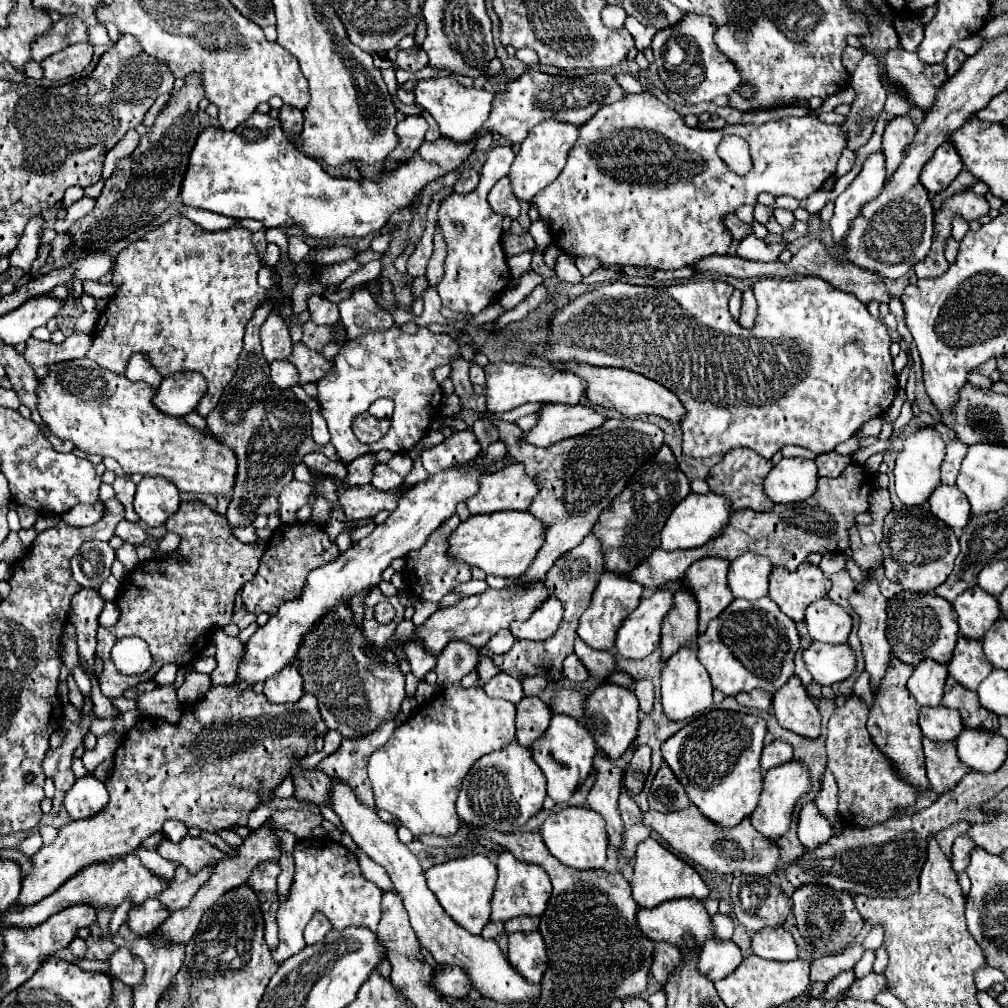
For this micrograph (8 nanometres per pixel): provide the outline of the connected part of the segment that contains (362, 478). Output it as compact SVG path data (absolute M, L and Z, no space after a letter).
M364 454L352 462L346 464L348 468L348 474L346 478L342 480L344 486L358 486L358 484L368 484L370 478L372 478L372 466L376 464L374 456L372 454Z

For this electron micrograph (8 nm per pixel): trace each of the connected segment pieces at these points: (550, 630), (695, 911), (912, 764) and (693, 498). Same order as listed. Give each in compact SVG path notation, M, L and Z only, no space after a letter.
M552 596L526 622L512 622L510 632L514 634L514 638L522 640L548 640L558 630L562 614L564 614L562 602Z
M678 898L678 900L668 900L652 910L640 910L640 914L636 916L640 922L640 928L644 930L644 934L648 938L652 938L654 942L670 942L674 944L680 952L686 952L688 946L684 942L684 936L690 934L694 940L694 950L700 950L704 946L706 940L716 938L712 932L712 918L708 916L706 908L702 906L700 900L696 898Z
M892 656L888 670L880 684L876 686L876 692L872 696L872 706L868 710L868 732L874 740L874 744L892 760L896 766L896 772L908 778L912 784L918 784L922 788L928 788L928 780L924 776L924 752L922 752L922 732L918 726L918 710L916 700L912 694L908 694L906 680L912 674L912 666L900 662Z
M688 494L688 498L684 498L668 516L662 532L660 532L660 548L662 550L686 550L686 548L698 548L704 546L708 540L716 538L720 534L720 530L728 524L728 500L724 496L718 494Z

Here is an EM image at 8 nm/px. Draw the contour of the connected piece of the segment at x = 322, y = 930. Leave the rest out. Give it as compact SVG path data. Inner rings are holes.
M316 914L316 918L312 918L312 922L308 922L306 930L304 930L304 940L306 944L316 944L320 940L324 940L324 936L328 934L330 930L330 922L328 918L324 918L322 914Z

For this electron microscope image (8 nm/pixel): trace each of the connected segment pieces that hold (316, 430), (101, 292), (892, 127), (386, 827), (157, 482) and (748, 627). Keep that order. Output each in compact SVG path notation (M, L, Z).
M318 410L312 412L312 436L314 436L314 440L318 444L328 444L330 442L330 434L328 434L324 416Z
M84 282L84 292L88 292L88 294L92 294L92 296L96 296L96 298L102 298L102 300L106 300L106 298L112 298L114 294L116 294L116 290L118 290L118 286L116 284L102 284L102 282Z
M896 116L888 122L882 136L882 154L886 158L886 180L890 180L890 176L894 176L894 172L898 170L904 156L904 148L914 140L914 136L916 128L908 116Z
M330 778L330 806L338 814L344 830L354 838L354 842L360 846L362 852L366 852L376 864L386 868L396 892L404 900L404 908L410 914L410 924L420 940L420 946L430 950L436 962L440 964L452 964L460 966L468 978L472 980L474 988L482 992L482 996L488 996L492 1000L512 1004L512 1002L530 1002L536 1000L536 994L540 992L538 984L528 984L504 958L498 944L494 940L484 940L482 936L468 934L462 926L456 926L452 918L444 912L444 908L438 904L438 898L432 894L432 890L426 886L424 870L420 862L414 858L414 854L398 840L396 826L390 822L382 822L378 812L374 808L368 808L362 804L350 786L340 782L340 778Z
M144 476L138 484L134 510L150 528L162 526L180 508L178 488L160 476Z
M768 596L756 602L734 600L720 618L712 620L708 630L698 636L698 660L708 670L712 686L724 696L736 696L756 688L774 694L794 676L794 654L798 648L800 642L794 620L782 614Z

